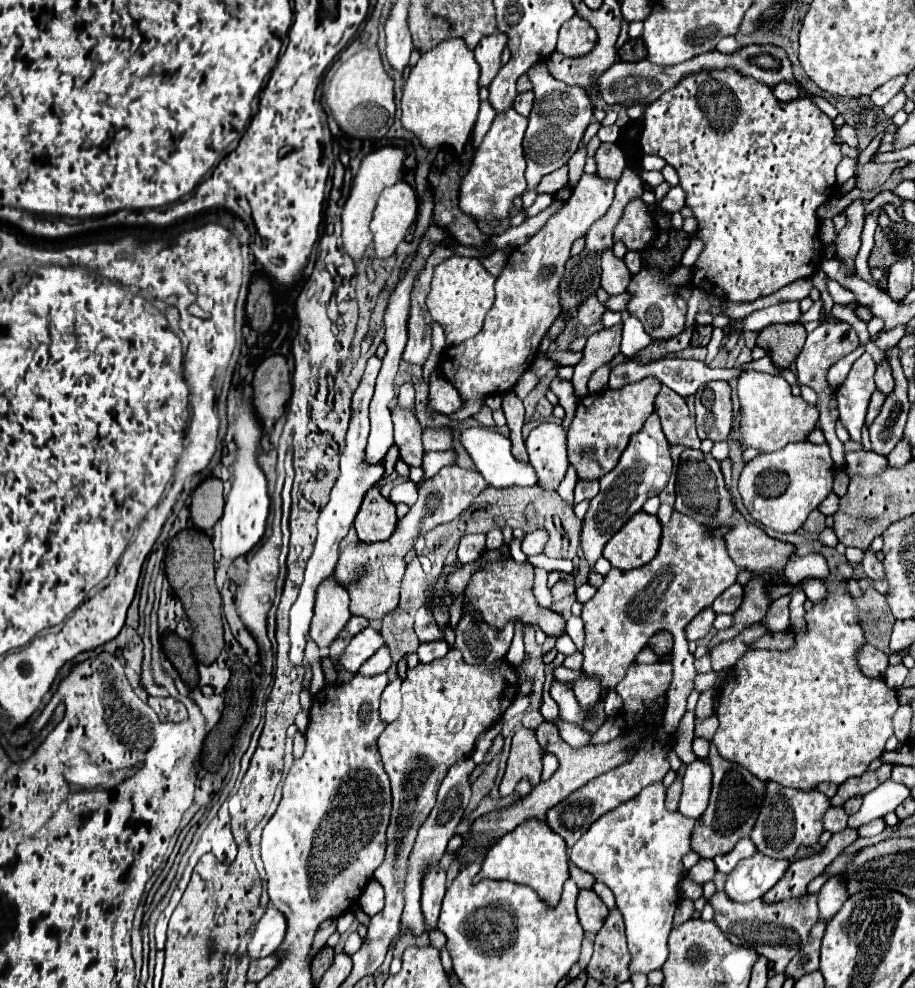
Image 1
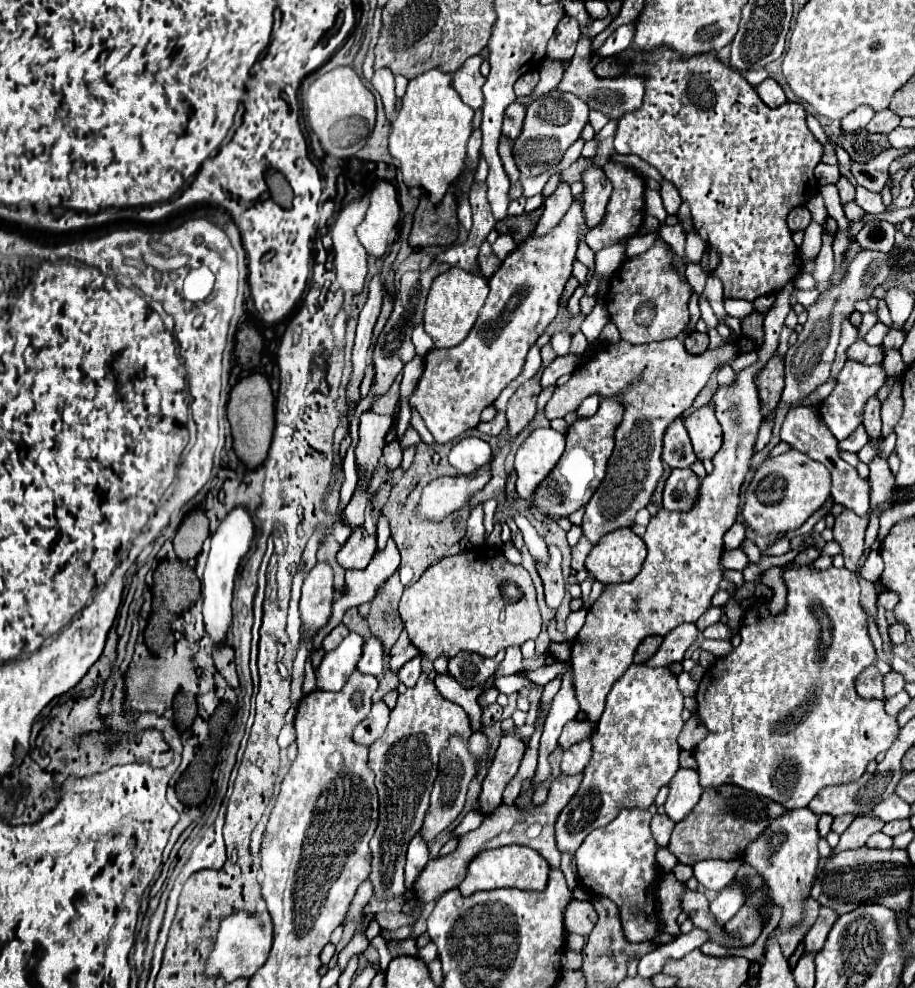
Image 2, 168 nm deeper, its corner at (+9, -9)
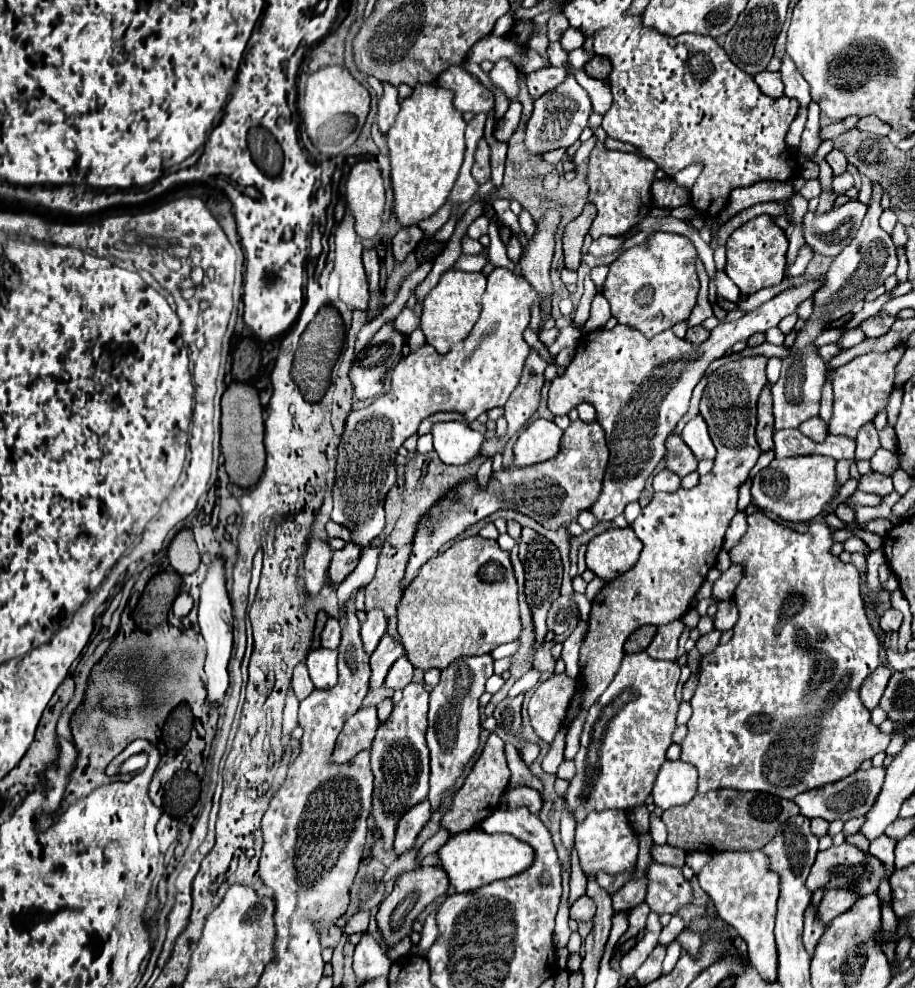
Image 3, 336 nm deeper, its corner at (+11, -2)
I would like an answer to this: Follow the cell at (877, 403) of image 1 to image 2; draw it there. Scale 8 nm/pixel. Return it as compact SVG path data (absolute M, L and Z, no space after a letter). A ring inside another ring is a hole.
M860 425L846 441L840 441L838 445L840 445L840 449L842 451L852 451L852 453L858 453L864 445L868 443L868 433L866 433L866 429L864 429L864 425Z

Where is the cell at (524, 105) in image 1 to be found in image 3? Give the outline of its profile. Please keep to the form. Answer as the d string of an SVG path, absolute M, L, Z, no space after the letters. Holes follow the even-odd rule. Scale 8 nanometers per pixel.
M512 102L510 108L506 110L506 114L494 126L494 138L498 142L508 142L508 138L514 134L516 126L520 122L520 114L522 114L522 104L520 102Z

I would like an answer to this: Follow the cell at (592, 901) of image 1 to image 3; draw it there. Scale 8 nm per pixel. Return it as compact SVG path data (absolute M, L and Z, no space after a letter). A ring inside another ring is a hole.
M580 896L572 908L570 908L570 916L574 920L592 920L594 918L594 912L596 912L596 904L588 898L588 896Z

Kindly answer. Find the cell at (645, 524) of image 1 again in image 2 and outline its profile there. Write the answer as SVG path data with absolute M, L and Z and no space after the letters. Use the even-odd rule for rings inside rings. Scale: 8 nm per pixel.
M630 527L608 533L598 545L592 547L586 569L594 573L596 581L620 583L638 575L646 559L646 543Z

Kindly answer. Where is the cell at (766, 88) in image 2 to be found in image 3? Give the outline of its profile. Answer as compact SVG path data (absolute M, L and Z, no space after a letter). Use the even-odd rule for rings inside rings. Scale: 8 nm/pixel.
M760 72L754 76L756 84L760 86L760 90L766 94L766 96L772 96L772 98L780 98L784 94L784 84L782 84L782 78L780 78L780 72Z

